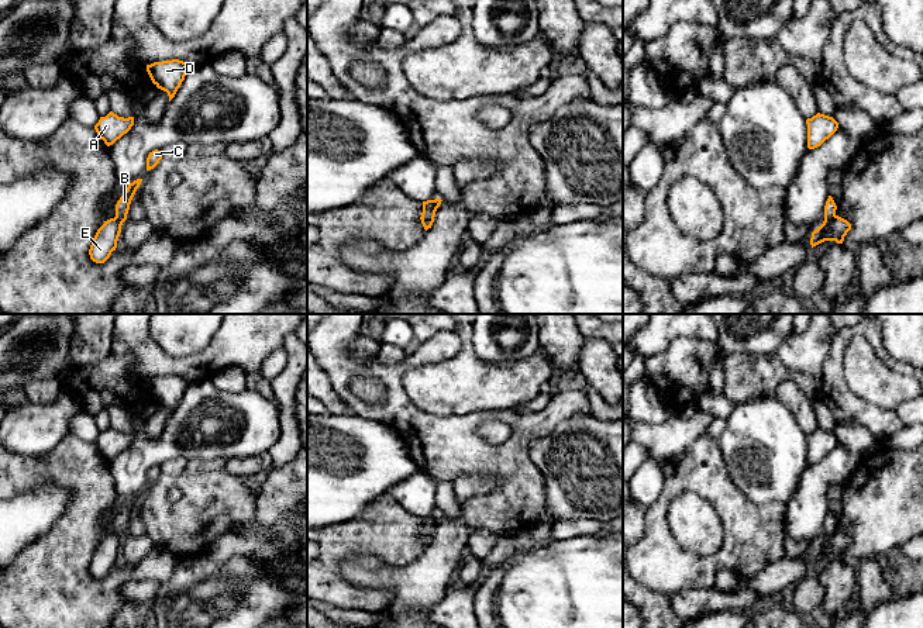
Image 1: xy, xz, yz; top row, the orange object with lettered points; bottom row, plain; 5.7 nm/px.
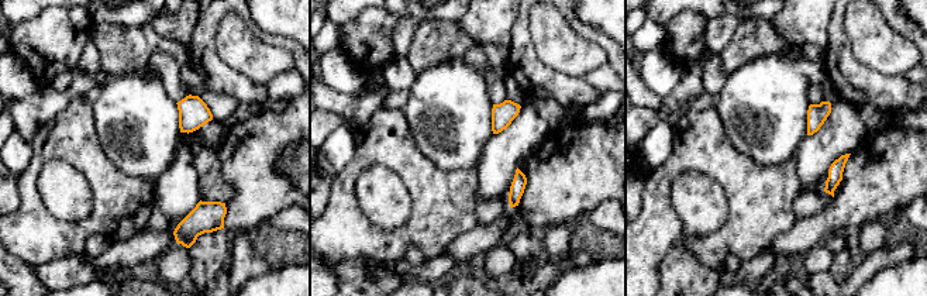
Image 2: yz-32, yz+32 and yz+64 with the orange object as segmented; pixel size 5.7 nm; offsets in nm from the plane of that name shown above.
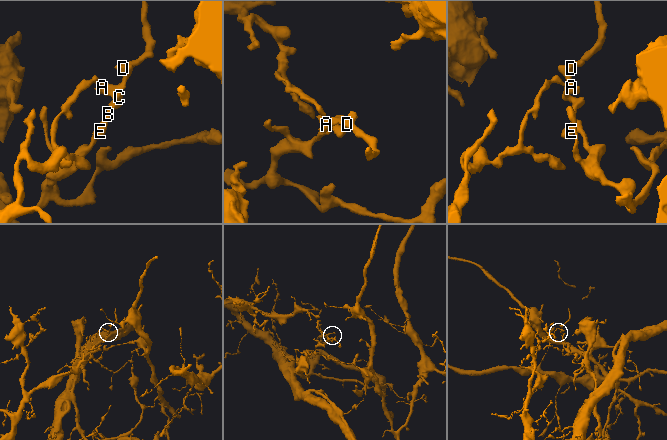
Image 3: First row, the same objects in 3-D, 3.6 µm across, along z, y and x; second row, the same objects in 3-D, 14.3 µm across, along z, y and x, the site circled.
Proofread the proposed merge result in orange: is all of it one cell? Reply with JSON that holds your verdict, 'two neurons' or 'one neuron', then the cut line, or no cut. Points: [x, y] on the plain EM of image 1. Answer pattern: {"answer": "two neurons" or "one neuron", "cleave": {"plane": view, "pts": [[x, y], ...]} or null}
{"answer": "two neurons", "cleave": {"plane": "yz", "pts": [[834, 530], [825, 535]]}}

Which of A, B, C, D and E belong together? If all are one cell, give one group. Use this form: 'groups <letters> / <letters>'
groups A B C D / E

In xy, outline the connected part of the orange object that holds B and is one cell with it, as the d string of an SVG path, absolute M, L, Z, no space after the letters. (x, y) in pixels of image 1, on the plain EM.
M137 494L132 498L128 500L127 505L124 510L120 513L120 515L116 520L116 534L124 538L127 535L127 529L130 525L131 515L140 503L142 494Z

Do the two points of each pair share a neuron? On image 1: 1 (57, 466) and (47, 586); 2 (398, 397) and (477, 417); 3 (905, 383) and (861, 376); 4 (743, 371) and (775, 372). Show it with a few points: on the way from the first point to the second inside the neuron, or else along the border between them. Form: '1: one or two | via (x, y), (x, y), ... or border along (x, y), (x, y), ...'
1: one | via (79, 496), (79, 531), (62, 556)
2: one | via (416, 417), (424, 425), (457, 425)
3: one | via (894, 383), (872, 380)
4: one | via (751, 372), (767, 372)

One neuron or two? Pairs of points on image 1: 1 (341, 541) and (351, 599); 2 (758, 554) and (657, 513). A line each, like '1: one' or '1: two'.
1: one
2: one

